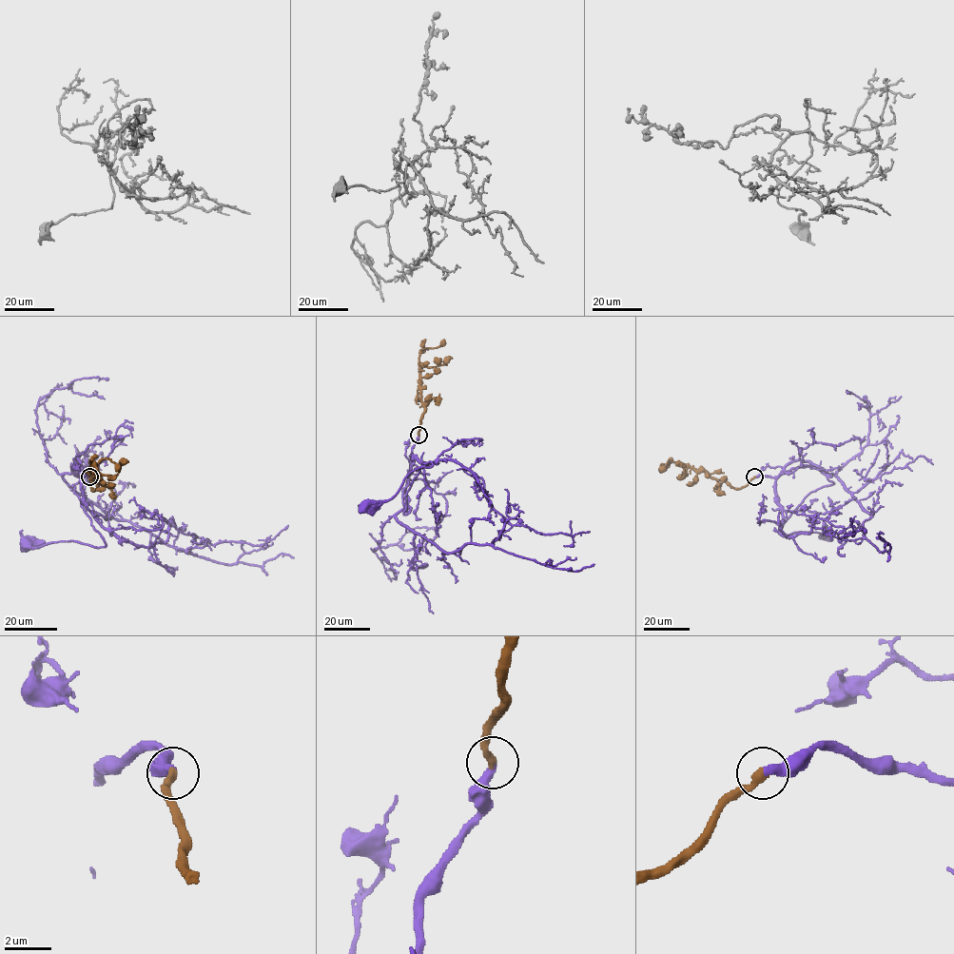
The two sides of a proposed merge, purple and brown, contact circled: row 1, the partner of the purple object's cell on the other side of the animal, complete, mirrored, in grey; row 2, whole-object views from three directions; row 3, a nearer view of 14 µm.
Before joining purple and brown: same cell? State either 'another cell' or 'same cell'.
same cell

